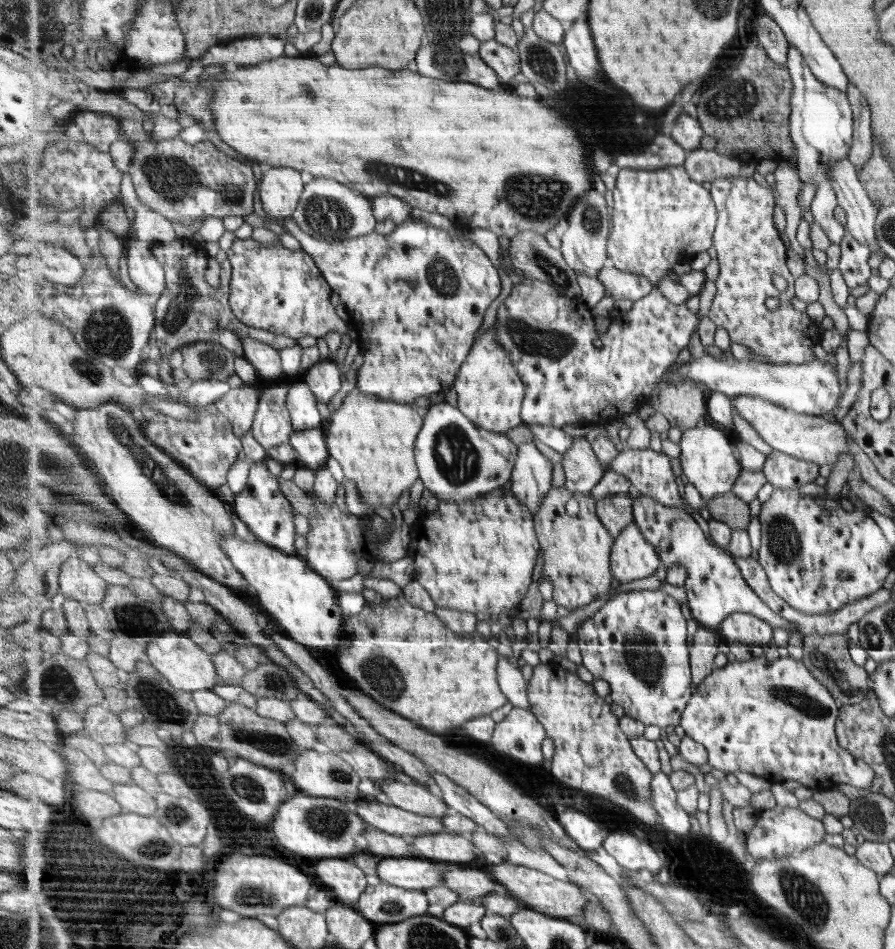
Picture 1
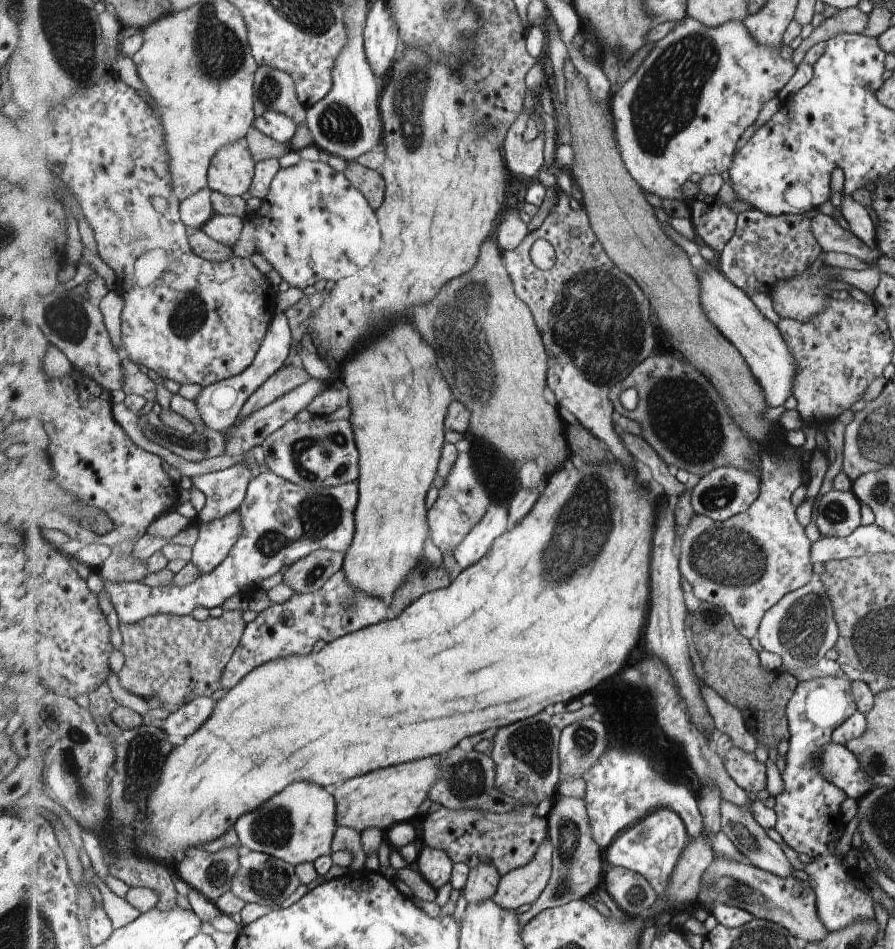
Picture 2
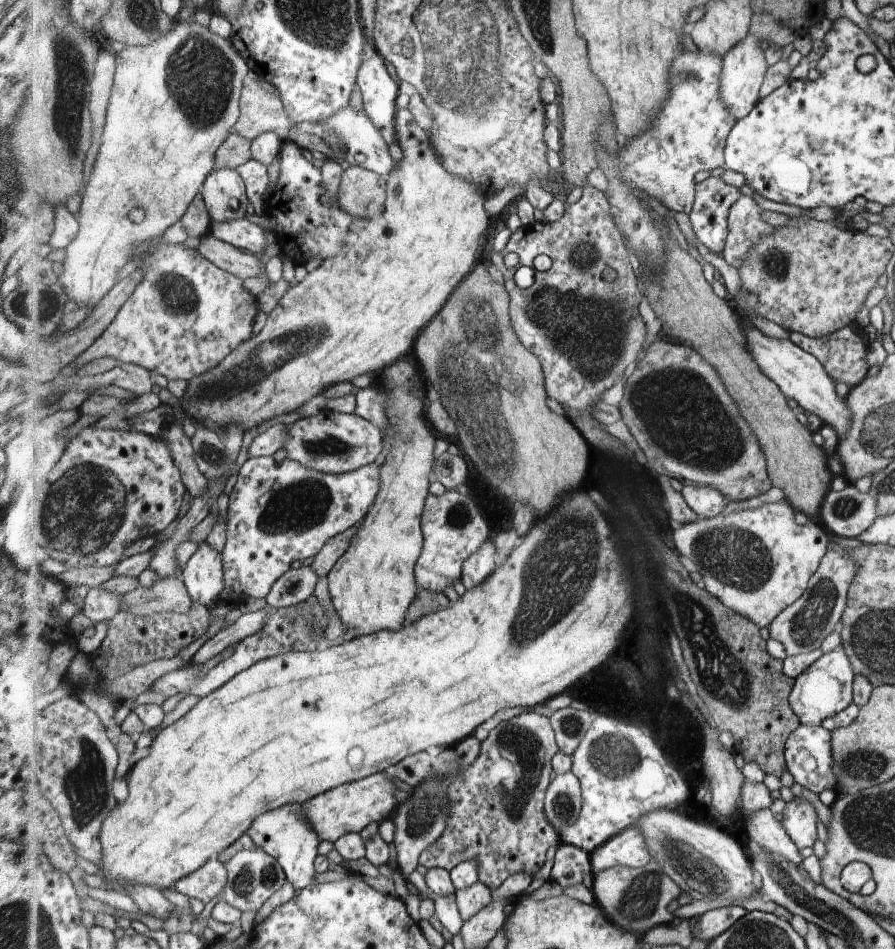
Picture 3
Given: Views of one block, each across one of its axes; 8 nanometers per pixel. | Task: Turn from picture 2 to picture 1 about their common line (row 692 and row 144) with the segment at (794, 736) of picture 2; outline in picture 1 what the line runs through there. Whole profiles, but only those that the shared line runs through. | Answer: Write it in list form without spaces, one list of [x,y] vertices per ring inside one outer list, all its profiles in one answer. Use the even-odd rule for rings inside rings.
[[[790,46],[788,68],[794,82],[792,94],[792,139],[796,146],[798,162],[797,174],[804,185],[816,185],[816,194],[811,203],[811,221],[820,222],[827,231],[832,244],[841,244],[847,230],[845,224],[836,217],[836,208],[840,206],[837,192],[832,180],[827,176],[830,162],[848,158],[855,141],[855,119],[848,93],[843,90],[827,87],[825,83],[813,75],[805,57],[795,46]]]

